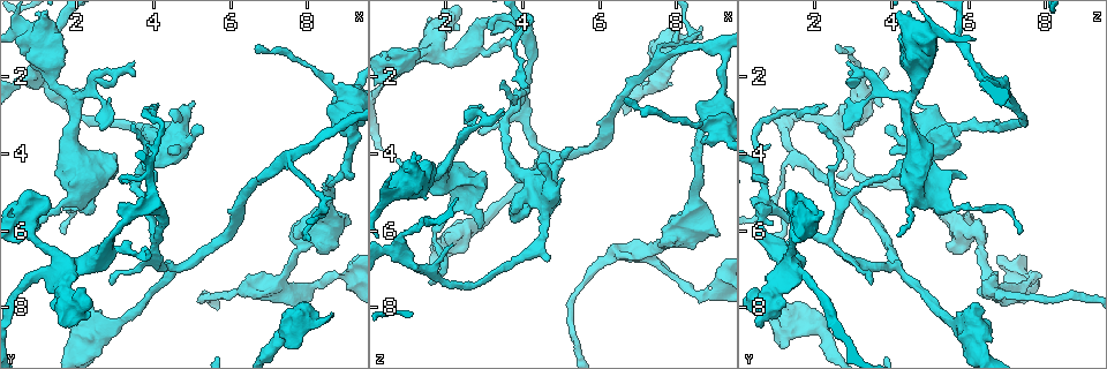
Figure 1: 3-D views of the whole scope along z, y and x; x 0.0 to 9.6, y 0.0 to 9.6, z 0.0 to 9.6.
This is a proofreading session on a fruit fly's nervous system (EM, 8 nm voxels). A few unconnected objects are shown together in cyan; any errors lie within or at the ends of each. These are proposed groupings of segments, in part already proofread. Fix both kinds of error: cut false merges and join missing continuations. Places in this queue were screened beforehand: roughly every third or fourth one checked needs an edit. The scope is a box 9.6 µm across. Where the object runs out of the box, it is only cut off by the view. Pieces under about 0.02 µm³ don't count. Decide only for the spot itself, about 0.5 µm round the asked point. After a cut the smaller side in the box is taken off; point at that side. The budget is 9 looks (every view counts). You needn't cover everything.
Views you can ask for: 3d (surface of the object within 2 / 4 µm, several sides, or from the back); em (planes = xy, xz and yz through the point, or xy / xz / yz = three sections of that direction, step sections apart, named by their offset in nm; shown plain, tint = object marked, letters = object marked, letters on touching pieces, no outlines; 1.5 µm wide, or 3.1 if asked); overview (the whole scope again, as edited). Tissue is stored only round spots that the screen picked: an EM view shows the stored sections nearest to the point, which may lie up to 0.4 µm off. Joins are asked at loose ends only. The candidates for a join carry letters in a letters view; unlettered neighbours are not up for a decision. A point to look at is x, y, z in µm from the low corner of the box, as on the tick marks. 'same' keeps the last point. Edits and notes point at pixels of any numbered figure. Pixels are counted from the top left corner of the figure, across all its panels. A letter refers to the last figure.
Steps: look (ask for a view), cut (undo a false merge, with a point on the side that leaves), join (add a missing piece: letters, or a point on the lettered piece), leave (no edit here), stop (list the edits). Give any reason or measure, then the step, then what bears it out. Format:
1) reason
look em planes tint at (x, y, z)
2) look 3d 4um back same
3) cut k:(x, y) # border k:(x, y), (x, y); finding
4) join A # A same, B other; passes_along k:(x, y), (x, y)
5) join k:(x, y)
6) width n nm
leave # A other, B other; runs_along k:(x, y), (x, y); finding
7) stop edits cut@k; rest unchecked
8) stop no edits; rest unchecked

thick turns thin
look 3d 2um at (6.35, 7.60, 6.70)

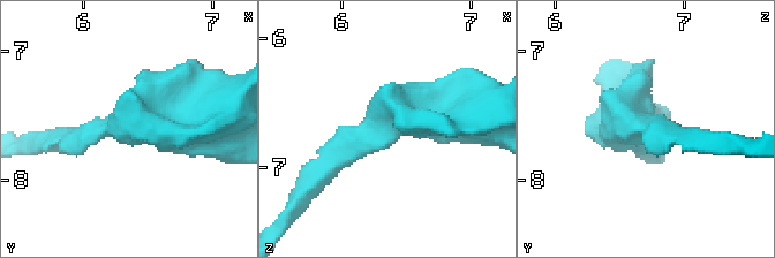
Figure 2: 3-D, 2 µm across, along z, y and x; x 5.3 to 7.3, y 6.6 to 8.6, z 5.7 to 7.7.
arm_widths 170, 360 nm; shape alone is not enough
look em planes plain at (6.32, 7.60, 6.66)

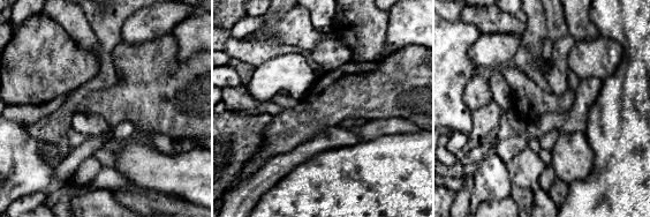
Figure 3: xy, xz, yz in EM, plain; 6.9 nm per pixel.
look em planes letters same

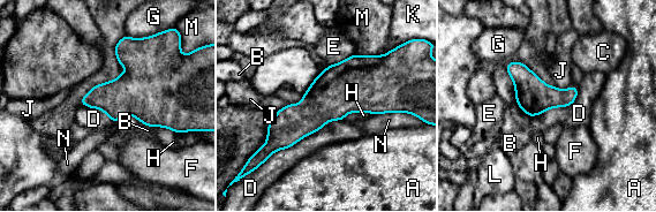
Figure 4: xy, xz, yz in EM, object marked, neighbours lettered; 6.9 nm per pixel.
longest_contact D 600 nm
leave # A other, B other, C other, D other, E other, F other, G other, H other, J other, K other, L other, M other, N other; all the same neuron

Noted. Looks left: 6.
branch stops here
look 3d 4um at (8.60, 8.10, 0.75)

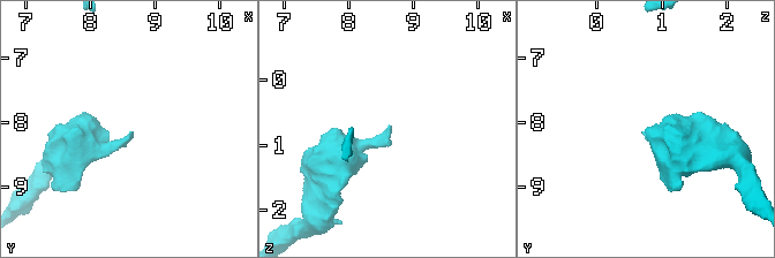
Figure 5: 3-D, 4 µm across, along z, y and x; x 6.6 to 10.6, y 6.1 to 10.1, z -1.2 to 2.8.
look em planes letters at (8.60, 8.15, 0.70)

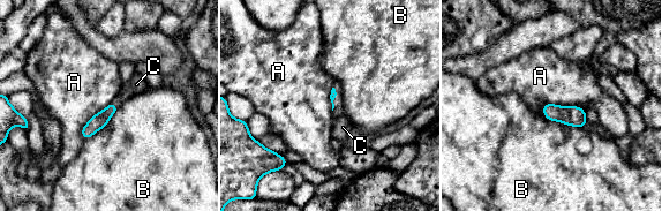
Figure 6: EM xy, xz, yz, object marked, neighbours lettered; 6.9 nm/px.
join C # A other, B other, C same; it goes on there

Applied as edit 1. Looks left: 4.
see it whole again
look overview

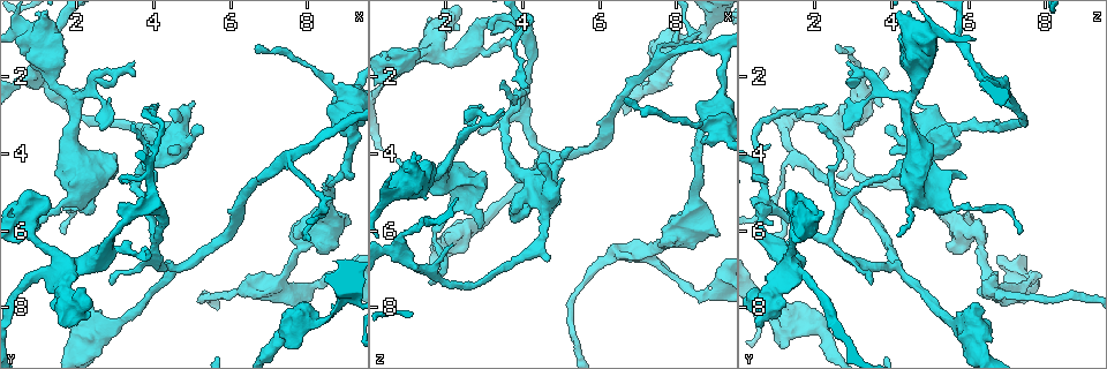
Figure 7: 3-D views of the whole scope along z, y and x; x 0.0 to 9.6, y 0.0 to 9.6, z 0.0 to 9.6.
branch stops here
look 3d 2um at (3.45, 3.35, 2.10)

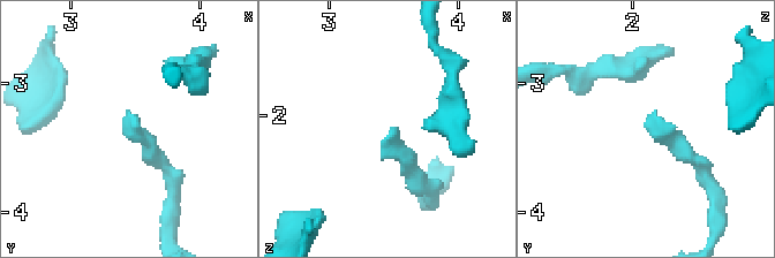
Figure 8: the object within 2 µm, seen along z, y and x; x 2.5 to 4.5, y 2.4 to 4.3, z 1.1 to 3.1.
look em planes letters at (3.54, 3.34, 2.08)

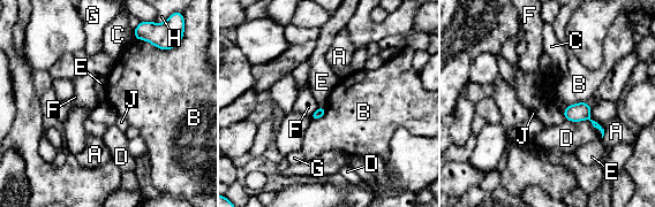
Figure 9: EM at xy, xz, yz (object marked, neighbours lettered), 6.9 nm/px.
leave # A other, B other, C other, D other, E other, F other, G other, H other, J other; border 9:(135, 37), (166, 50); none of them fits

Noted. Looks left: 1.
stop edits join@6; rest unchecked

